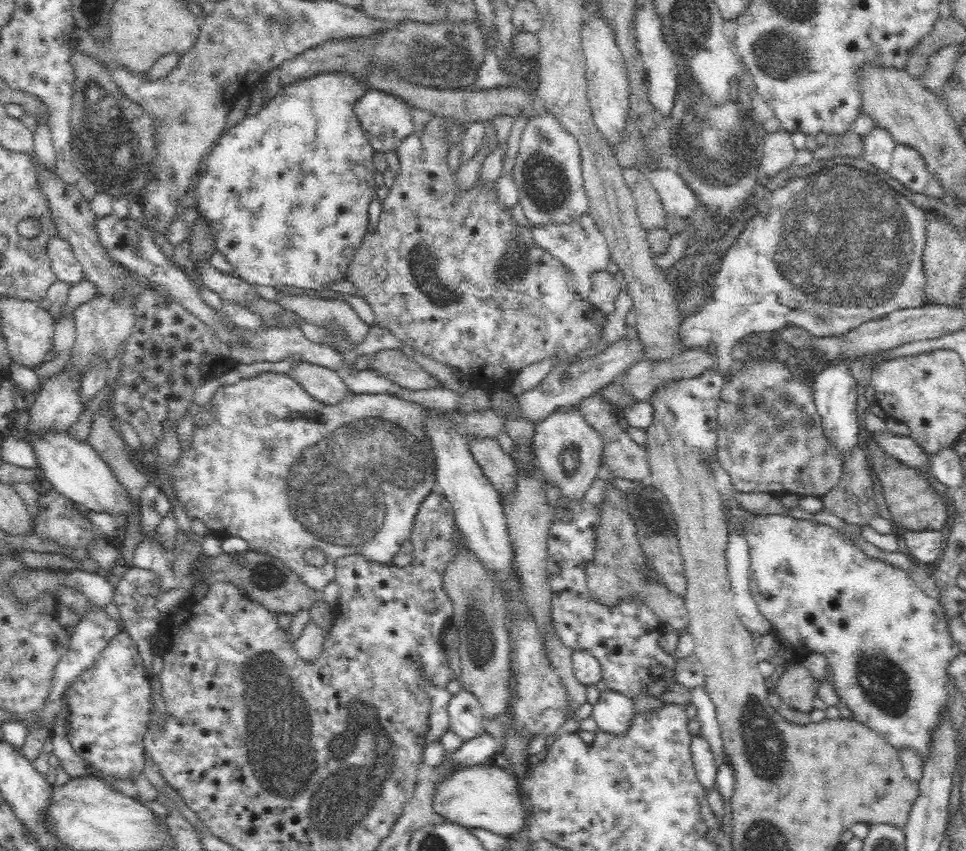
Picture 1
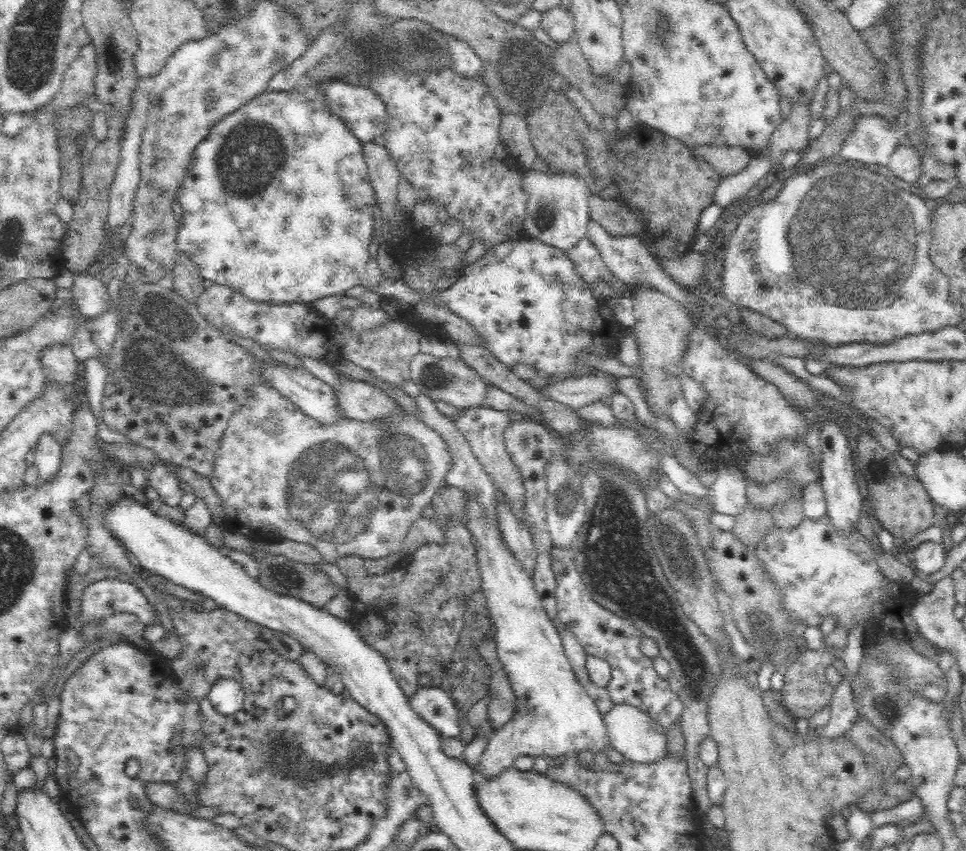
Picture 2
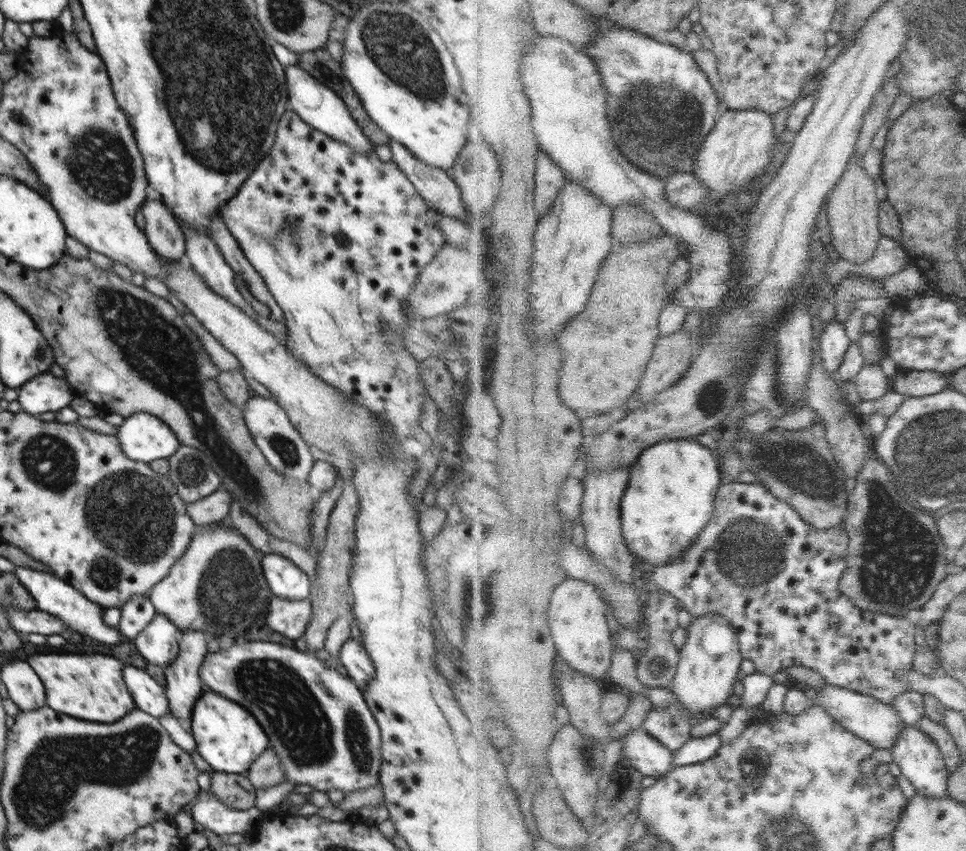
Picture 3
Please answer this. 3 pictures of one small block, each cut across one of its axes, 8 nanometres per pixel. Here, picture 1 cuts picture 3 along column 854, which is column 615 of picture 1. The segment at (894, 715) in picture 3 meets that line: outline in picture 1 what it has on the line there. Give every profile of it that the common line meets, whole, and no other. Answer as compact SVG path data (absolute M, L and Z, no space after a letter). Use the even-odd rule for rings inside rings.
M608 688L599 692L596 704L592 706L592 718L597 728L606 732L624 732L632 718L632 698L622 692Z

